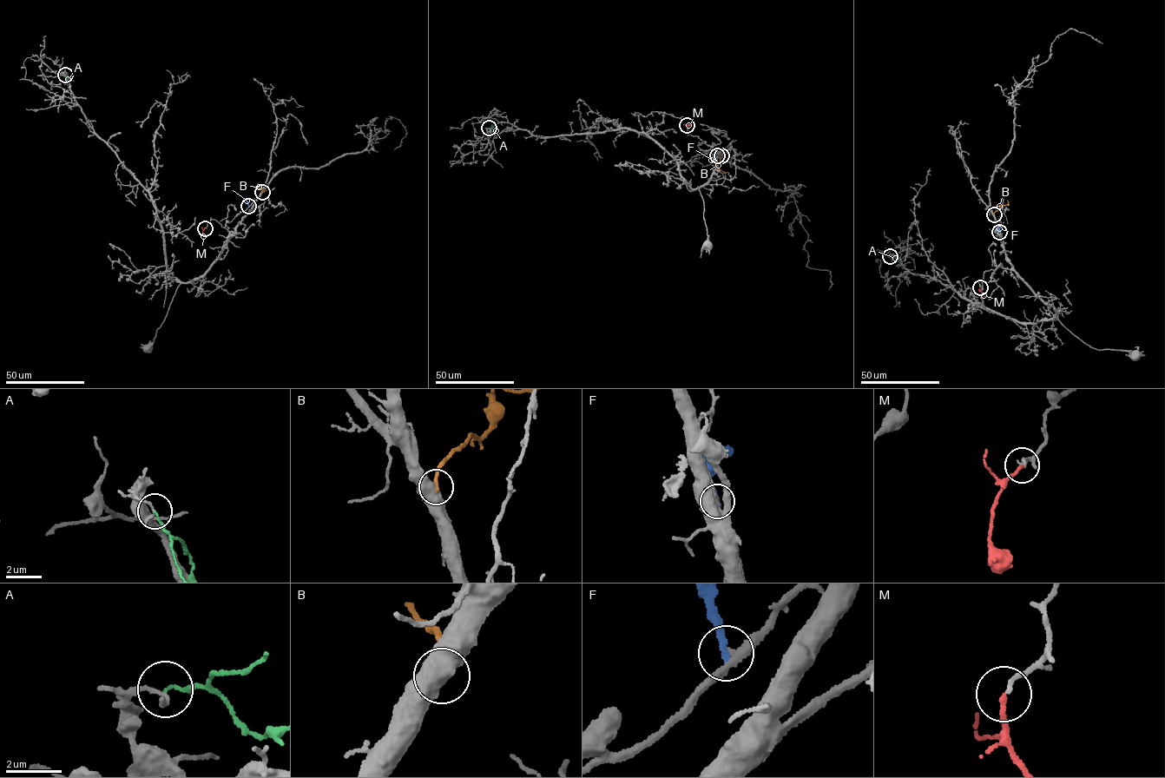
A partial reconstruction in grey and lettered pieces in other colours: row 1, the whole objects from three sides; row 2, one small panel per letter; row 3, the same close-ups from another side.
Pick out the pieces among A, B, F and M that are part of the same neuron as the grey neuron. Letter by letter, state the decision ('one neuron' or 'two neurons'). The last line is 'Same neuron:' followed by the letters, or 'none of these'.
A: two neurons
B: two neurons
F: two neurons
M: one neuron
Same neuron: M

